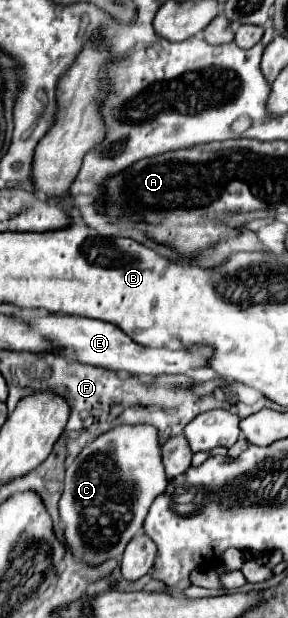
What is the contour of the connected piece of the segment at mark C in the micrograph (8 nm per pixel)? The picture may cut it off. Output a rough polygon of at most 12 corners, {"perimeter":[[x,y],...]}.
{"perimeter":[[119,425],[65,471],[59,517],[91,567],[123,555],[141,579],[141,531],[165,491],[157,431]]}

